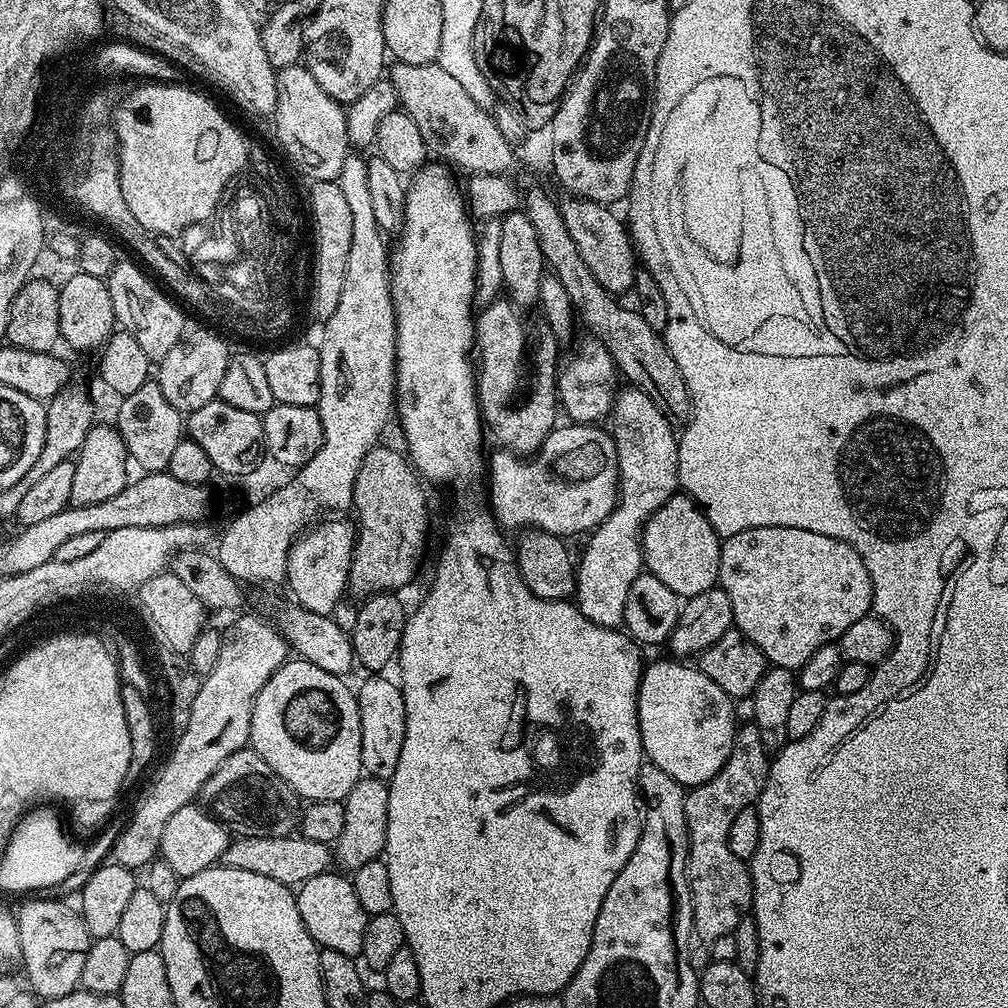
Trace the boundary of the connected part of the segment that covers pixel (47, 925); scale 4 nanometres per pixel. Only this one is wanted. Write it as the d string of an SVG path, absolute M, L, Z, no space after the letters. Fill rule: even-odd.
M36 898L25 899L25 904L15 913L24 955L22 969L28 975L27 987L44 1000L62 998L80 988L82 966L90 943L88 927L79 911L63 899L32 899Z

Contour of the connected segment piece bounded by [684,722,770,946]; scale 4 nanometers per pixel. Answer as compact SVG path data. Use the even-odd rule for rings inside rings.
M752 722L741 723L736 730L736 737L730 750L730 758L710 778L710 782L702 782L697 788L687 789L684 798L684 813L686 814L686 830L688 831L688 889L692 903L692 936L701 940L701 945L707 946L714 938L722 938L722 934L733 934L736 927L752 911L752 874L749 865L743 860L734 858L730 851L728 831L730 822L738 815L738 810L755 805L762 790L766 786L769 751L764 747L762 734Z

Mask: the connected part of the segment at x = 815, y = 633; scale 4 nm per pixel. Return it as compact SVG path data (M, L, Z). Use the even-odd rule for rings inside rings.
M751 528L731 533L720 545L718 584L730 598L735 631L750 638L769 665L791 670L804 665L818 646L839 641L853 622L873 611L872 583L866 566L862 566L862 558L846 542L814 530Z

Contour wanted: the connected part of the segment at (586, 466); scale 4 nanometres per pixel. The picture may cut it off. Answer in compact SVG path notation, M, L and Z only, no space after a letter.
M596 424L567 425L569 428L557 426L544 439L540 449L533 452L530 458L521 458L514 452L496 450L486 464L488 476L488 492L492 495L490 511L501 529L531 530L541 528L561 538L576 536L579 532L591 533L592 529L607 520L616 508L616 497L620 491L620 475L618 474L618 458L611 435L604 432Z

